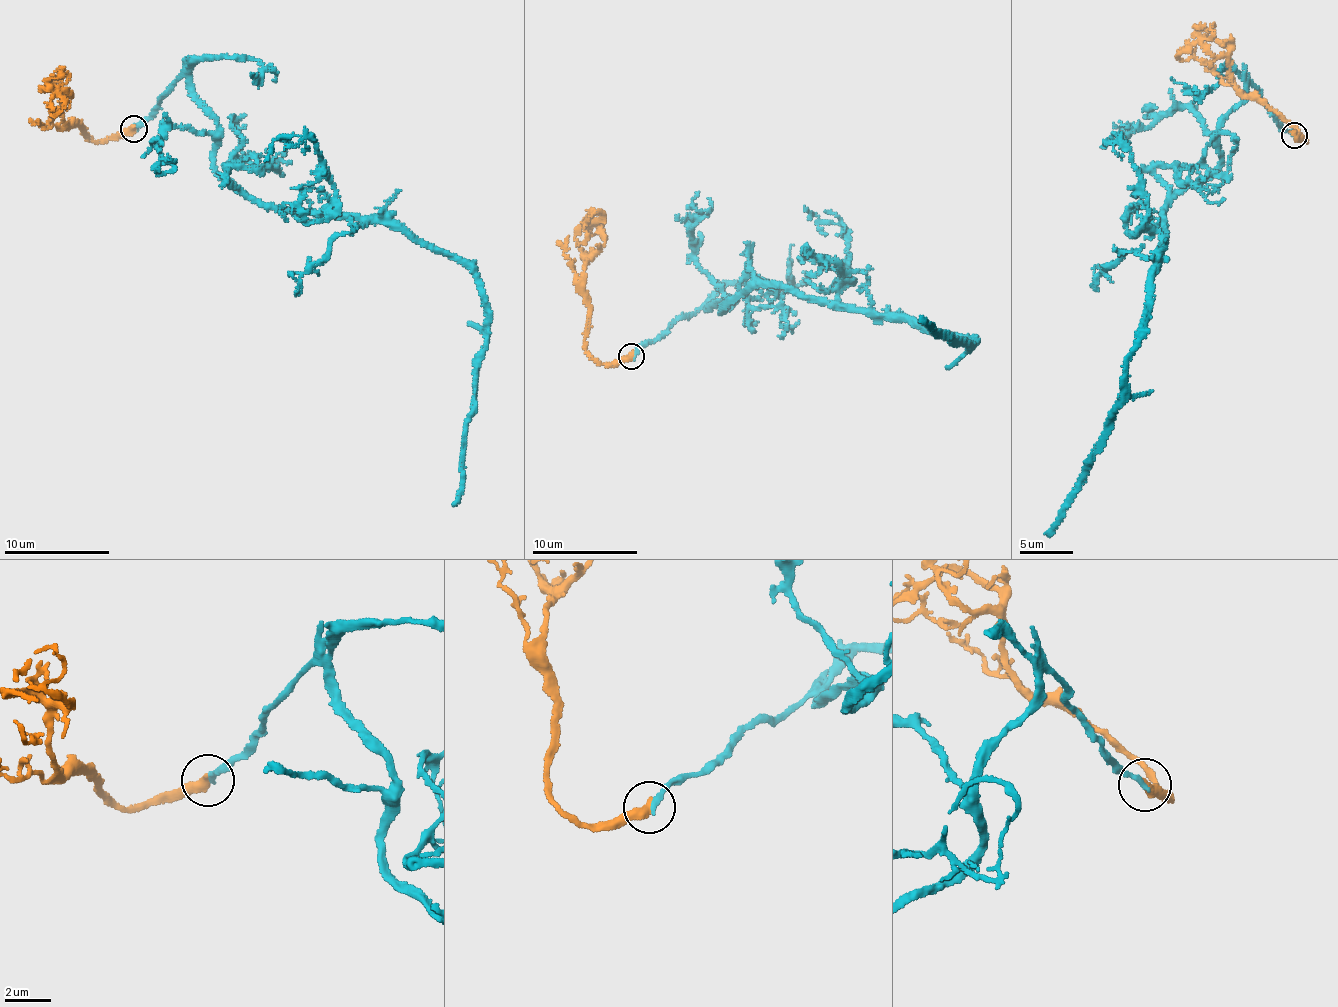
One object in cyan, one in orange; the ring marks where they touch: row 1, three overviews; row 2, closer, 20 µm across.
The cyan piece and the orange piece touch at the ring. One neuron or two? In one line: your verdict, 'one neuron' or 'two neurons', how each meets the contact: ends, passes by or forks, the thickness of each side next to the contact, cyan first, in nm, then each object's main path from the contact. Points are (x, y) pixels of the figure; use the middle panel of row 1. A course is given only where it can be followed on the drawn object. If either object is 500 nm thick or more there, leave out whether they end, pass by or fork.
one neuron; cyan ends there; orange ends there; 240 nm thick on the cyan side, 440 nm on the other; cyan runs (632, 356), (678, 319), (732, 300), (729, 309), (759, 286), (904, 316), (972, 339), (968, 350), (919, 319); orange runs (632, 356), (603, 364), (590, 356), (584, 343), (585, 270), (605, 243), (590, 216), (586, 239), (578, 246)

